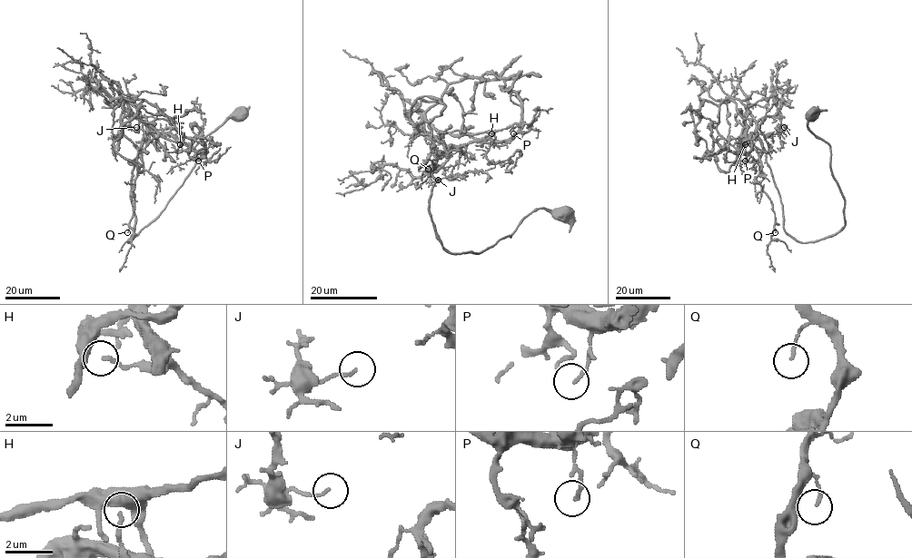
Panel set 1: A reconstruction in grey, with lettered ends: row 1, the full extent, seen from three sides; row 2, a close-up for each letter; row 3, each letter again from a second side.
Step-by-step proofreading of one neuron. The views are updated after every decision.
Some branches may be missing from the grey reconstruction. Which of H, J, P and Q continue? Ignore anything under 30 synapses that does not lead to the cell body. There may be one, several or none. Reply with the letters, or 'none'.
Q

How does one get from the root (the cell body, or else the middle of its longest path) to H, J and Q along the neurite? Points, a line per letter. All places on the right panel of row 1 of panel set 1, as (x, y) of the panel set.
H: (814, 112), (844, 200), (833, 234), (785, 230), (762, 141), (745, 144)
J: (814, 112), (807, 127), (830, 148), (844, 226), (811, 242), (785, 230), (757, 133), (777, 112), (784, 127)
Q: (814, 112), (807, 127), (830, 148), (844, 226), (811, 242), (794, 239), (764, 151), (760, 185), (775, 232)

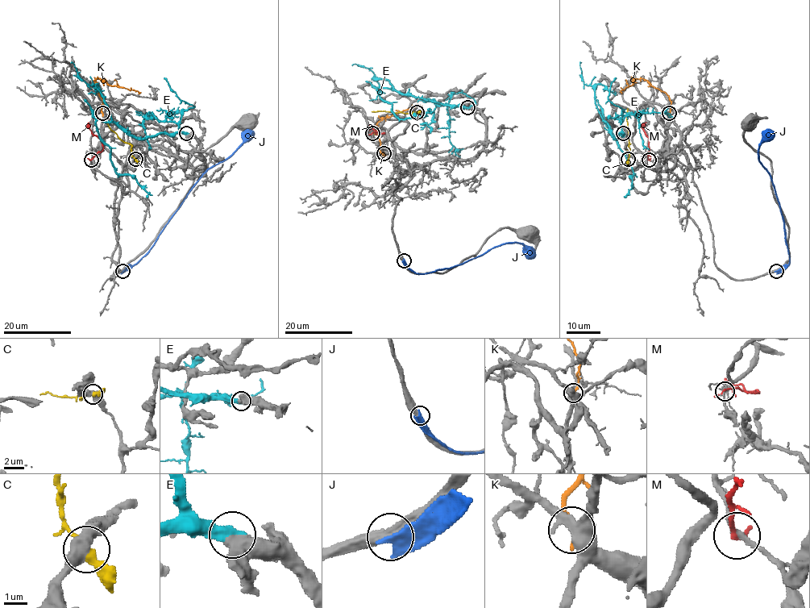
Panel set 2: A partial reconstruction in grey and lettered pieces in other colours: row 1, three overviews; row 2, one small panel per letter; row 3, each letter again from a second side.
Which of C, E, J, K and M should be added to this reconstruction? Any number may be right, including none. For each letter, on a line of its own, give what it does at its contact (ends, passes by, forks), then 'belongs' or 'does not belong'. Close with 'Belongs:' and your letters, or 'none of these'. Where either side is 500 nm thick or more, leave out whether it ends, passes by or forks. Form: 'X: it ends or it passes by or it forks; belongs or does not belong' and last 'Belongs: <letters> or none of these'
C: does not belong
E: belongs
J: it ends; does not belong
K: it ends; does not belong
M: it passes by; does not belong
Belongs: E

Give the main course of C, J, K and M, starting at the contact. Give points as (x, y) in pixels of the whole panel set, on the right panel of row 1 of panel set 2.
C: (629, 159), (628, 108)
J: (776, 271), (788, 264), (789, 252), (783, 217), (772, 180), (758, 160), (758, 146), (771, 131)
K: (669, 114), (671, 102), (669, 97), (646, 80), (637, 79), (620, 90), (621, 93)
M: (649, 159), (649, 138), (643, 129), (646, 122)

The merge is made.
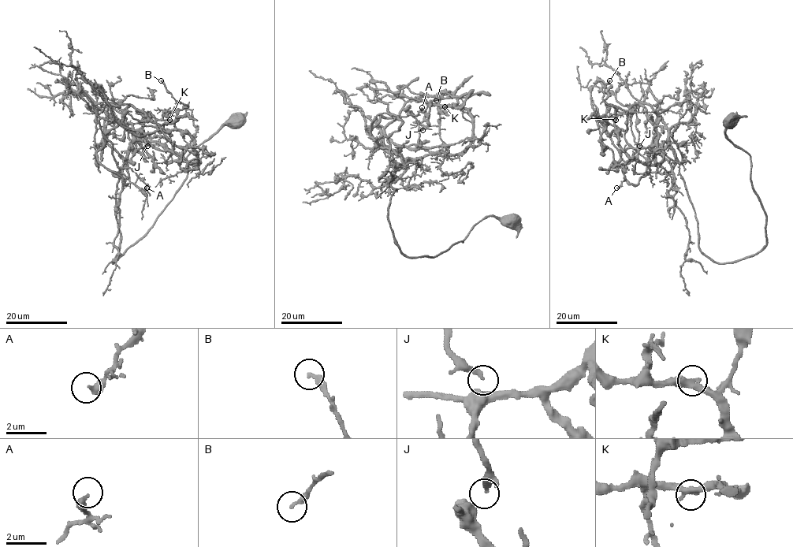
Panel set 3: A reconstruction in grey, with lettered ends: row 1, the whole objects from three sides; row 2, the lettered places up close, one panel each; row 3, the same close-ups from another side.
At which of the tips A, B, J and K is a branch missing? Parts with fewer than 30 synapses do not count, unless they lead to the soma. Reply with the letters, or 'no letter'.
no letter

